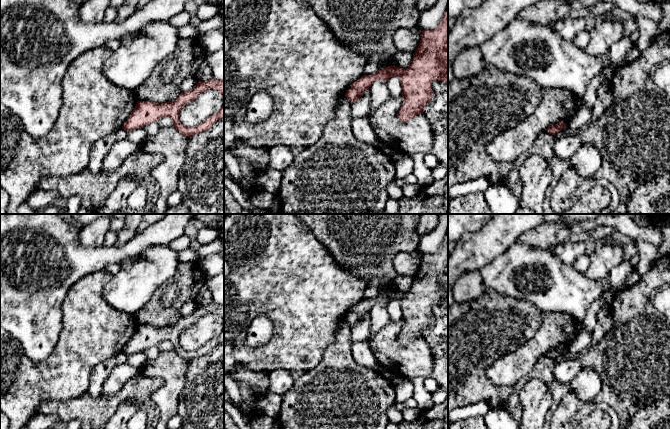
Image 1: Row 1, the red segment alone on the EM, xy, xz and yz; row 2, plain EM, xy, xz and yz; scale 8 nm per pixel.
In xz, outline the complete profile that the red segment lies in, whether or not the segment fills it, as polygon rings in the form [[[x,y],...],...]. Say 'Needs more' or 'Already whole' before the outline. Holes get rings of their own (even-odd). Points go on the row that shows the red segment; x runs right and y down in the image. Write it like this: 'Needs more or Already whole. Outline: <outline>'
Already whole. Outline: [[[448,10],[435,29],[422,31],[419,46],[408,68],[393,65],[379,69],[372,75],[363,75],[351,85],[345,97],[352,104],[369,90],[374,81],[386,82],[394,76],[402,83],[403,104],[398,118],[401,122],[407,122],[423,114],[425,106],[434,96],[434,80],[448,83]]]

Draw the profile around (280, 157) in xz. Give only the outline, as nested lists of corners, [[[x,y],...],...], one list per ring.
[[[277,145],[269,149],[269,167],[277,171],[283,171],[294,160],[292,148],[285,145]]]

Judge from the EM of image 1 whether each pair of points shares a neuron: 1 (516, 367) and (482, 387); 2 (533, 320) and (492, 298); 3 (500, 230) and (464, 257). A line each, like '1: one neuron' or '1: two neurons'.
1: two neurons
2: one neuron
3: one neuron

